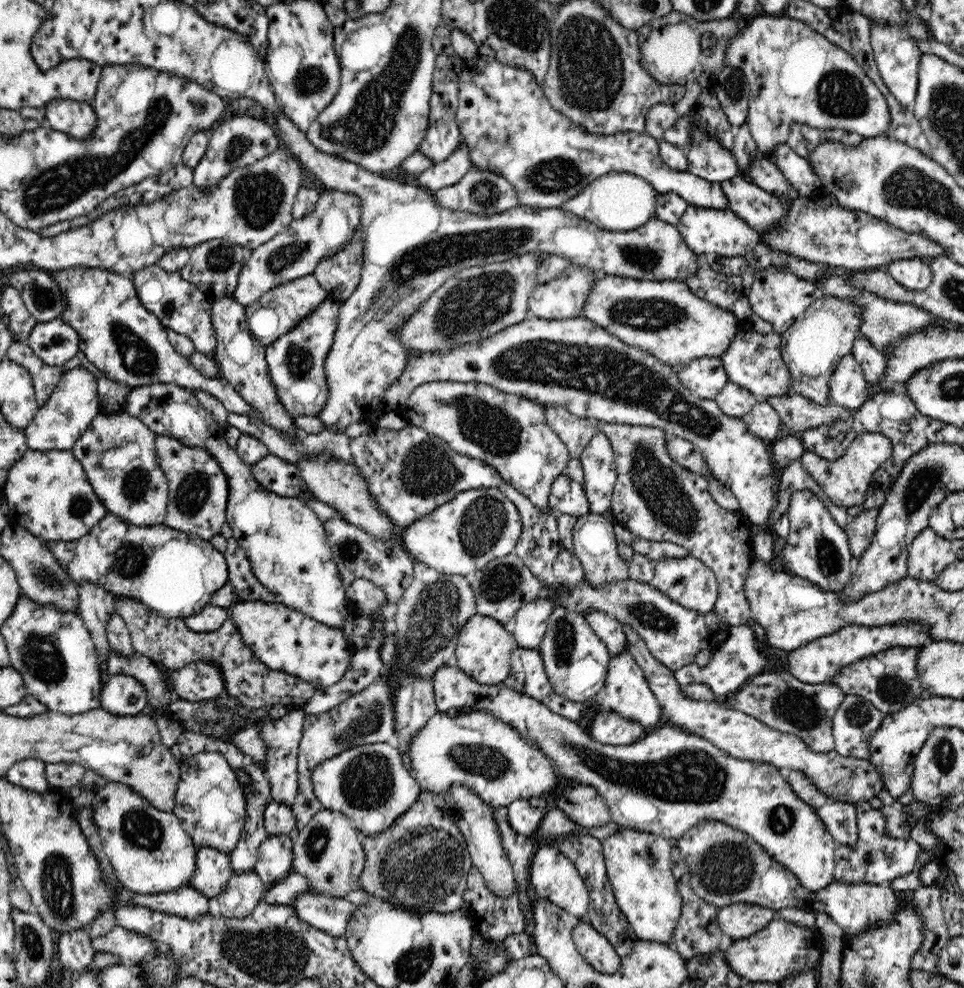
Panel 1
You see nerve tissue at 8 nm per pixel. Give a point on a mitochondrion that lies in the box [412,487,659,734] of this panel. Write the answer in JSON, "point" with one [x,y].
{"point":[485,520]}

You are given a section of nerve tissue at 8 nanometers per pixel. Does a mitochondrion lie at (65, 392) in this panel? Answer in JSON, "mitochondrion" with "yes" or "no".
{"mitochondrion":"no"}

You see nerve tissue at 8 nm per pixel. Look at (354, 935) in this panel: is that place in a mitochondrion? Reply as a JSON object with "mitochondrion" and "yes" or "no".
{"mitochondrion":"no"}

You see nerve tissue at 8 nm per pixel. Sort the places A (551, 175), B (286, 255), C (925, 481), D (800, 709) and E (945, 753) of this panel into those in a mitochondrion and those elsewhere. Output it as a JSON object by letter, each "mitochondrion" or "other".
{"A":"mitochondrion","B":"mitochondrion","C":"mitochondrion","D":"mitochondrion","E":"mitochondrion"}

